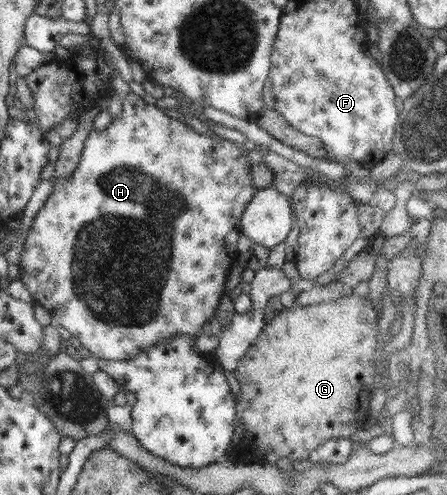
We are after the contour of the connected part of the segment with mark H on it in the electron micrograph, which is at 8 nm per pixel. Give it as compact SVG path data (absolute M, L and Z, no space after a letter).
M132 91L122 101L122 112L105 129L94 128L89 132L77 167L68 178L51 179L55 189L37 212L27 233L21 255L21 274L18 278L29 290L34 303L49 311L52 322L65 328L77 346L85 347L90 355L111 361L127 361L137 357L153 345L175 335L196 339L203 326L214 315L223 297L226 278L233 265L238 263L237 244L242 236L242 216L249 201L256 193L252 184L251 163L240 150L240 144L223 138L212 138L193 130L186 123L170 117L164 110Z

